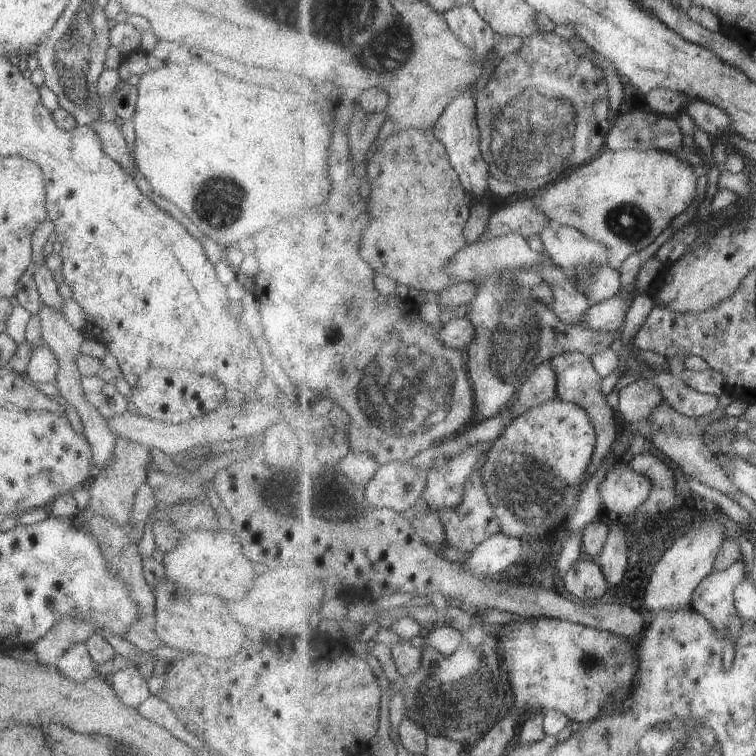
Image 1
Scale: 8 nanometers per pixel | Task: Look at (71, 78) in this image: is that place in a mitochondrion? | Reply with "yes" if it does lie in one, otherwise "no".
yes

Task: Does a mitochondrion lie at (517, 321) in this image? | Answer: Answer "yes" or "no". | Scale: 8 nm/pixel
yes

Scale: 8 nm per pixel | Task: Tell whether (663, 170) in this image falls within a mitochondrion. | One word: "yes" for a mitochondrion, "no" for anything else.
no

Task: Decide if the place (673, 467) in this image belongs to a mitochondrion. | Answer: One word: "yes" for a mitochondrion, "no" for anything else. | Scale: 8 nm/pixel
no

